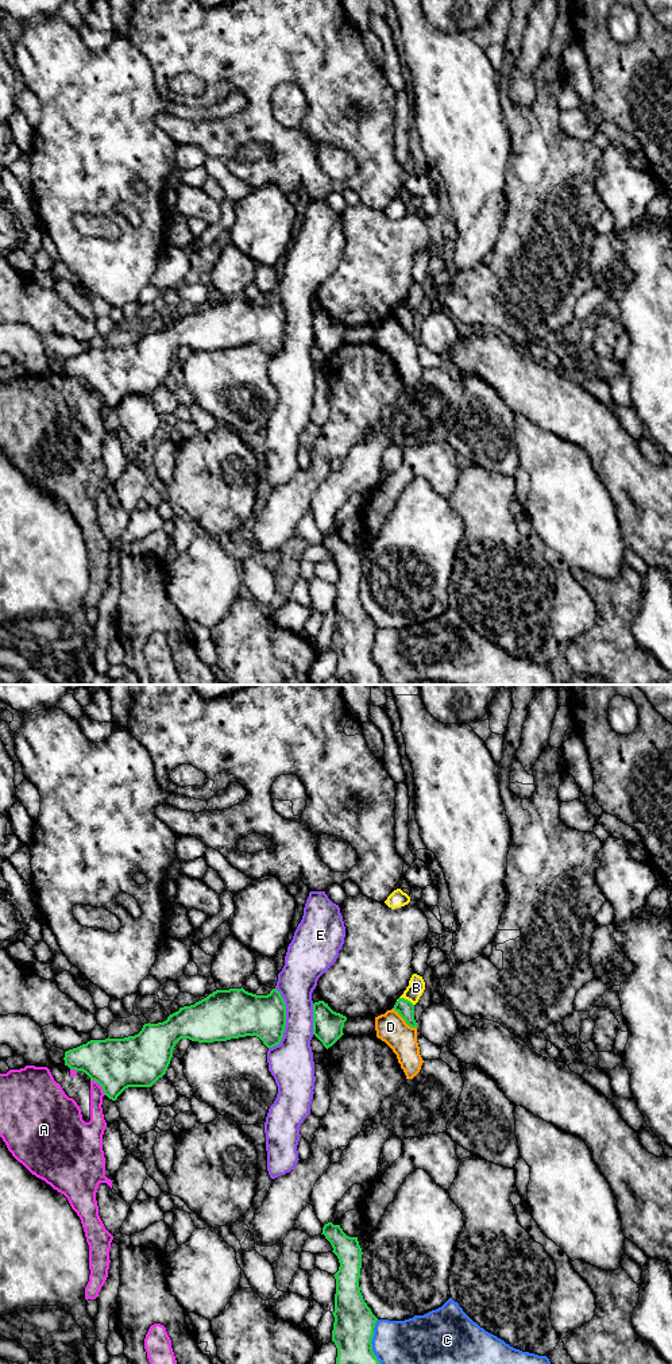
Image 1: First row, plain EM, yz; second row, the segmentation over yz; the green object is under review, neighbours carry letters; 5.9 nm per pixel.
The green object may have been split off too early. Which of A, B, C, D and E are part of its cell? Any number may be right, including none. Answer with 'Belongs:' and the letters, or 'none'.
Belongs: none

